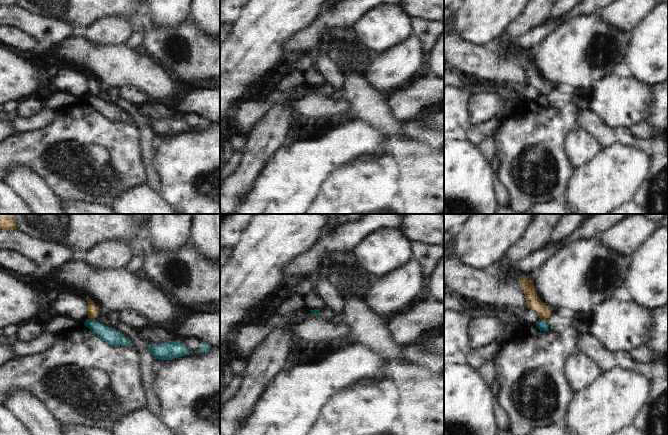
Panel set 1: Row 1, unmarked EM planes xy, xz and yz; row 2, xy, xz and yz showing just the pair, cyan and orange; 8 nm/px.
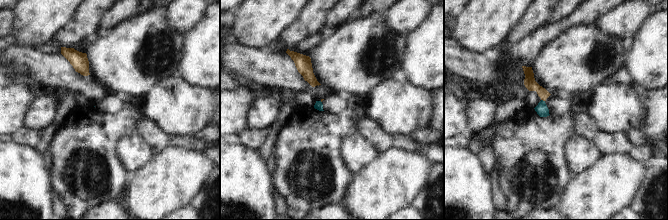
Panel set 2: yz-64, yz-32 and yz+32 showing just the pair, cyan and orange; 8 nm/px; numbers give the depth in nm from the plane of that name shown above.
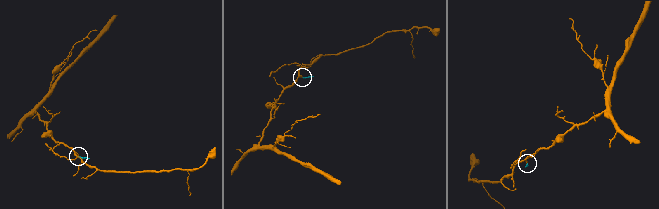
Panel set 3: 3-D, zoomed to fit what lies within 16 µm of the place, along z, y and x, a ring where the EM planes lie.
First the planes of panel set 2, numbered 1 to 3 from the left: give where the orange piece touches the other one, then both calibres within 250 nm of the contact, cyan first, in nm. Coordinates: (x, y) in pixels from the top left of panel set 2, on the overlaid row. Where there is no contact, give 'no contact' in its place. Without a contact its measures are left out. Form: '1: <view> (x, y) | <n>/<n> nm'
1: no contact
2: no contact
3: yz+32 (542, 100) | 100/90 nm

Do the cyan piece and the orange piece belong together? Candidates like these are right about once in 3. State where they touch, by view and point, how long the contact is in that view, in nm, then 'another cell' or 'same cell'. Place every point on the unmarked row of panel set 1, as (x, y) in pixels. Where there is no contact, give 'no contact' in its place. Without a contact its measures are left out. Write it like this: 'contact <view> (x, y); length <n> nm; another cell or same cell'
contact yz (543, 95); length 50 nm; another cell

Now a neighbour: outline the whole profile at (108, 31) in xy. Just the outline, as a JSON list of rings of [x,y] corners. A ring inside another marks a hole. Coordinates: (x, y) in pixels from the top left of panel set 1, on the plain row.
[[[103,17],[77,33],[95,46],[125,46],[132,29],[121,17]]]

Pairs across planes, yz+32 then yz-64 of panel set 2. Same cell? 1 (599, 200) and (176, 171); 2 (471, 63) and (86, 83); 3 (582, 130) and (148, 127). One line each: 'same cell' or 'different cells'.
1: same cell
2: same cell
3: same cell

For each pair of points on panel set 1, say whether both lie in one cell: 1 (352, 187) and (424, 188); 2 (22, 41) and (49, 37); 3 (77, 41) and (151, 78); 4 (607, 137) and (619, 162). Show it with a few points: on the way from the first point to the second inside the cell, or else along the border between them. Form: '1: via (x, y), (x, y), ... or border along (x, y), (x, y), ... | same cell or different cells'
1: via (370, 188), (406, 188) | same cell
2: border along (14, 26), (33, 37), (42, 46) | different cells
3: via (95, 59), (105, 64), (133, 69) | same cell
4: border along (631, 146), (613, 144), (603, 149) | different cells

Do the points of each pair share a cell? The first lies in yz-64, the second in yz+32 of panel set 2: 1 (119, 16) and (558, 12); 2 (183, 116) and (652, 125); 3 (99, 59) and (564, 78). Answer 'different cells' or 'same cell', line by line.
1: same cell
2: different cells
3: same cell

